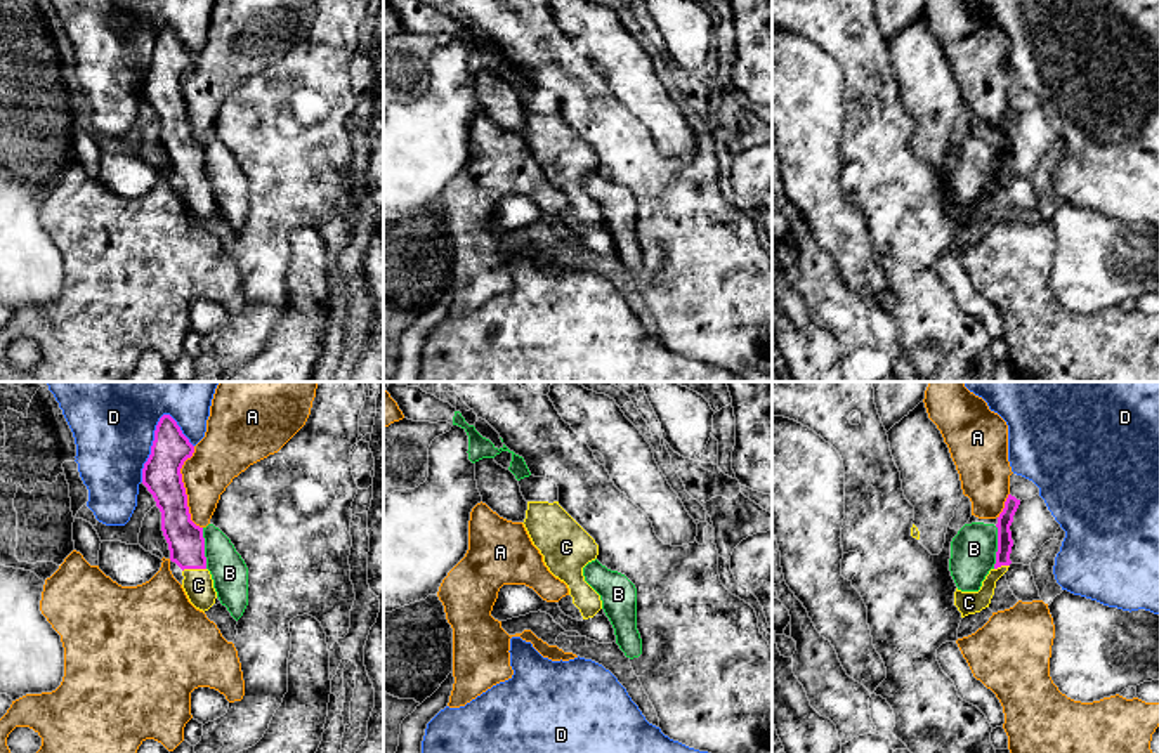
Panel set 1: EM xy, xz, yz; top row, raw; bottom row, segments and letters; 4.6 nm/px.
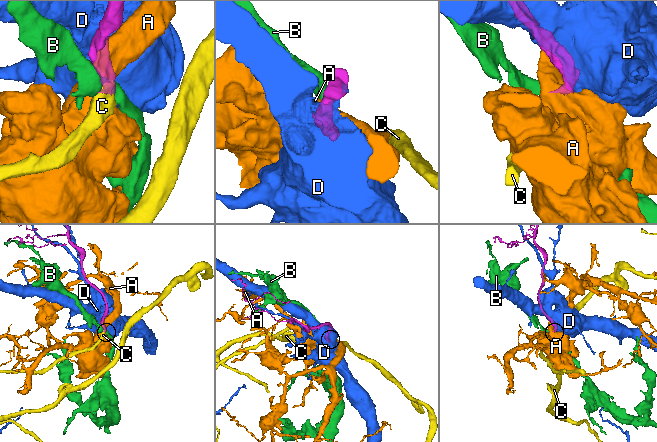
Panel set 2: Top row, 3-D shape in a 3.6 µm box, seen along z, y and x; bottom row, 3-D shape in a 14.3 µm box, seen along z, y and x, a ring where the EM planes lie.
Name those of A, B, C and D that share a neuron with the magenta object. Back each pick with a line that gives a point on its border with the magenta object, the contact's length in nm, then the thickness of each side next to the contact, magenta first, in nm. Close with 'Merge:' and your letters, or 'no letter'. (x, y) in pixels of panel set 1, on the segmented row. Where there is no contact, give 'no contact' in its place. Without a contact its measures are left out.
C: contact xy (193, 568); length 110 nm; calibres 170 and 140 nm
Merge: C

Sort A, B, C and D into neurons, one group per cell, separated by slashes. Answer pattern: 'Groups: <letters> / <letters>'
Groups: A / B / C / D

